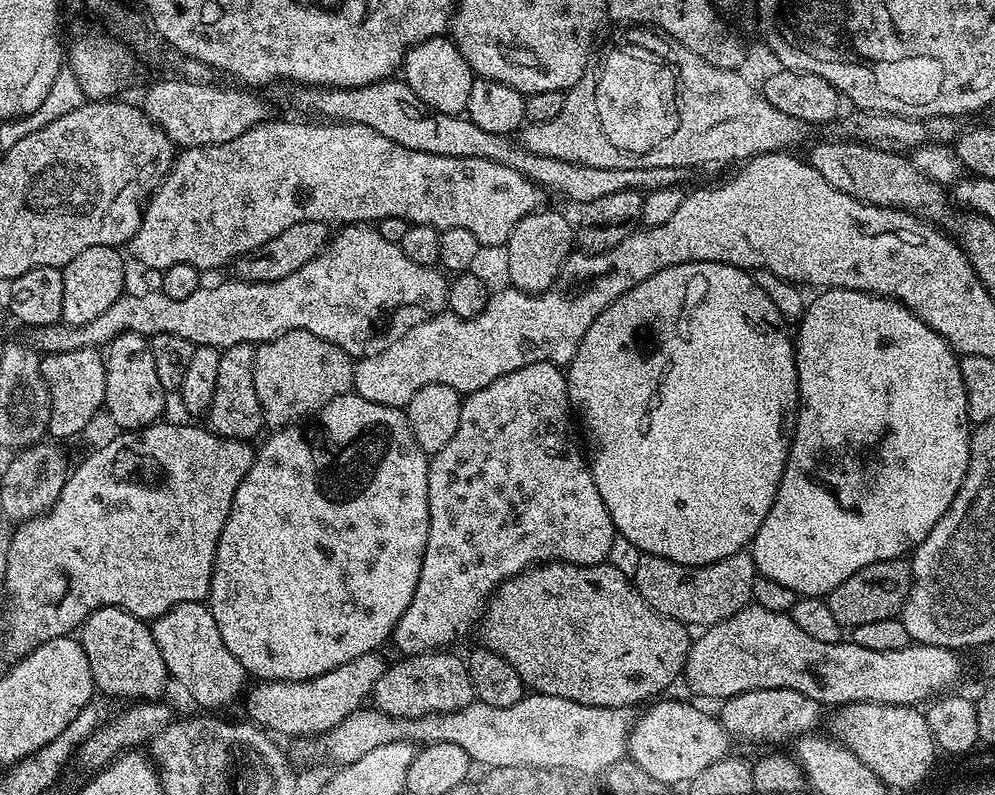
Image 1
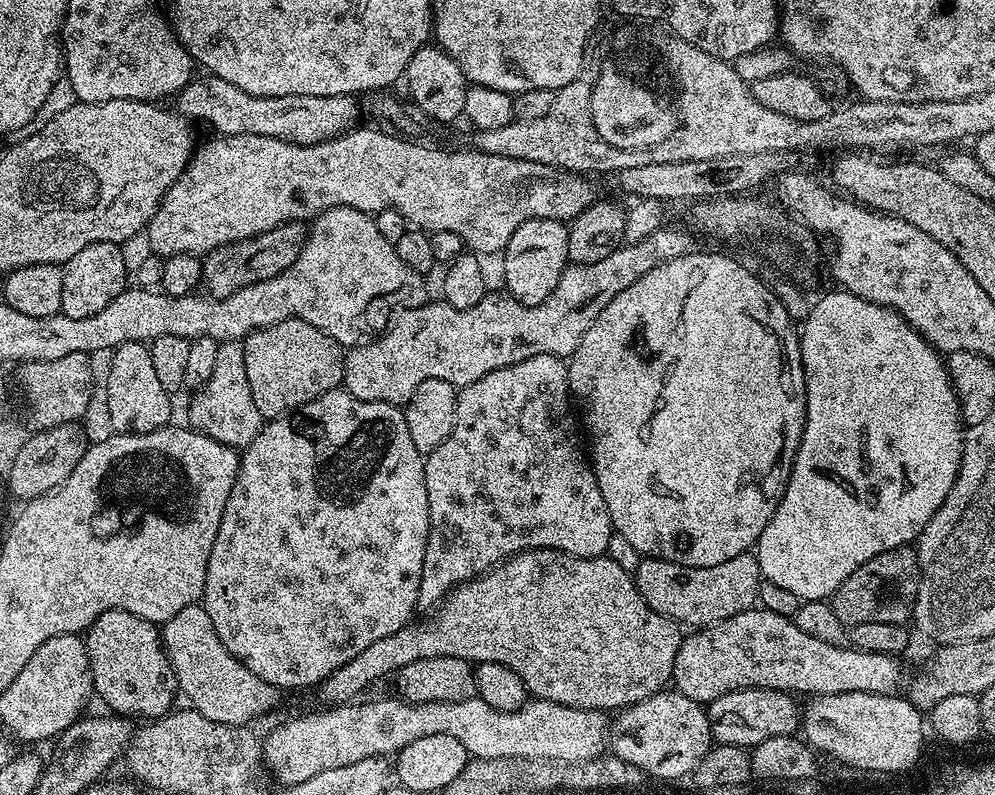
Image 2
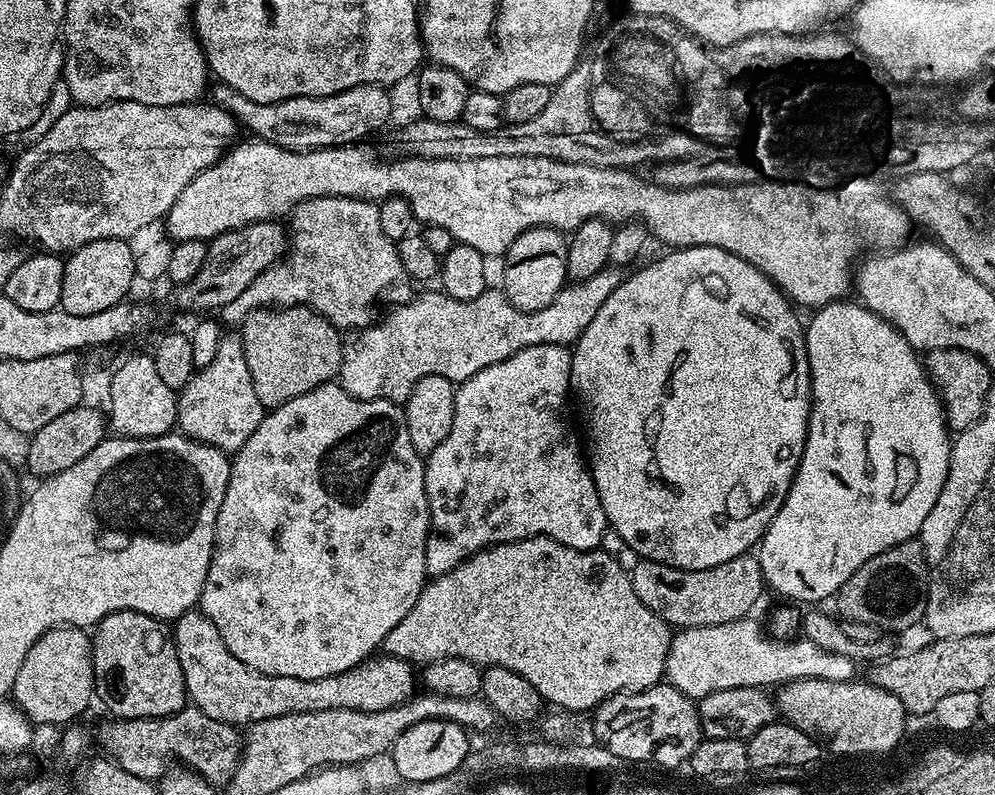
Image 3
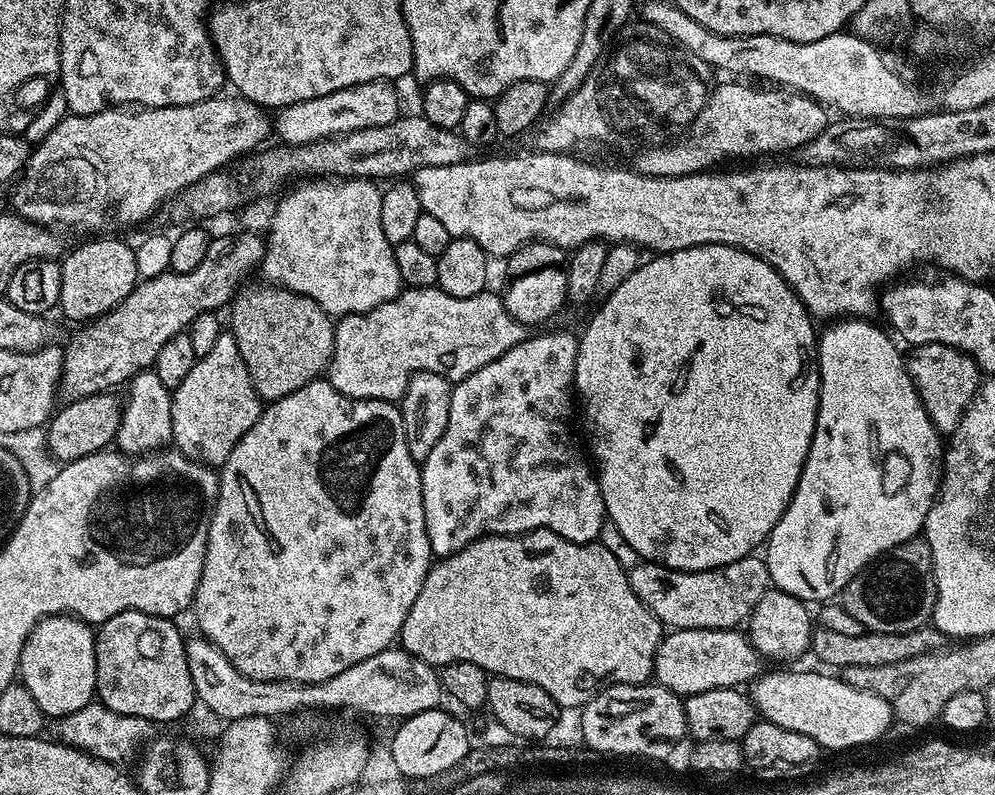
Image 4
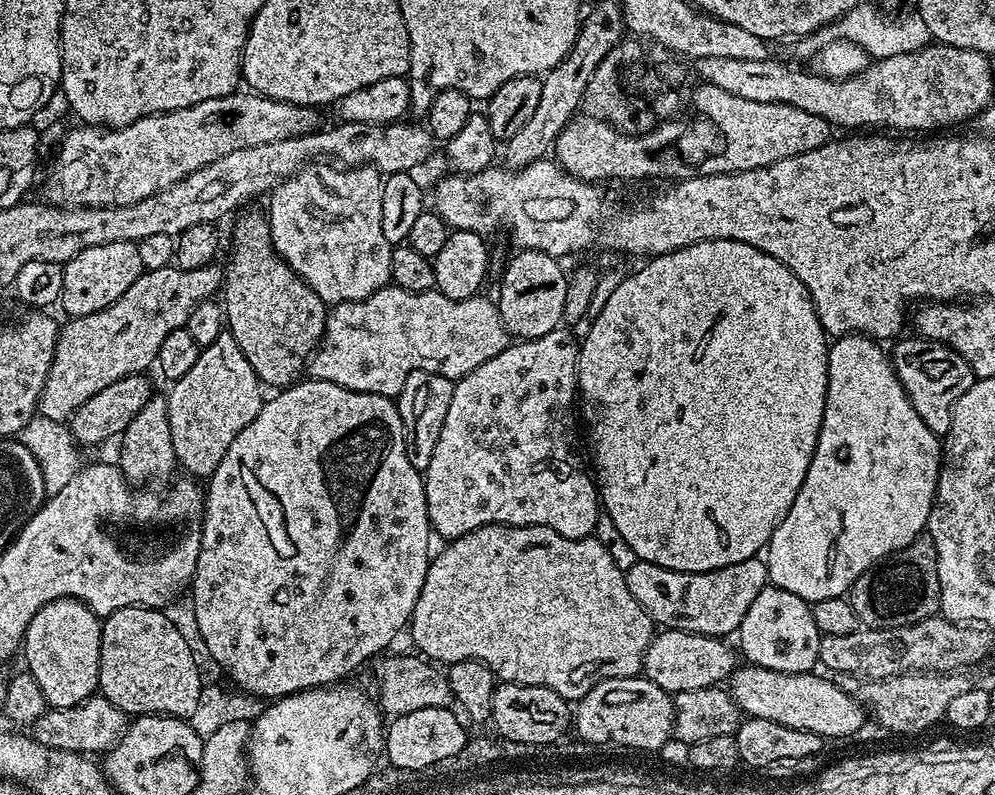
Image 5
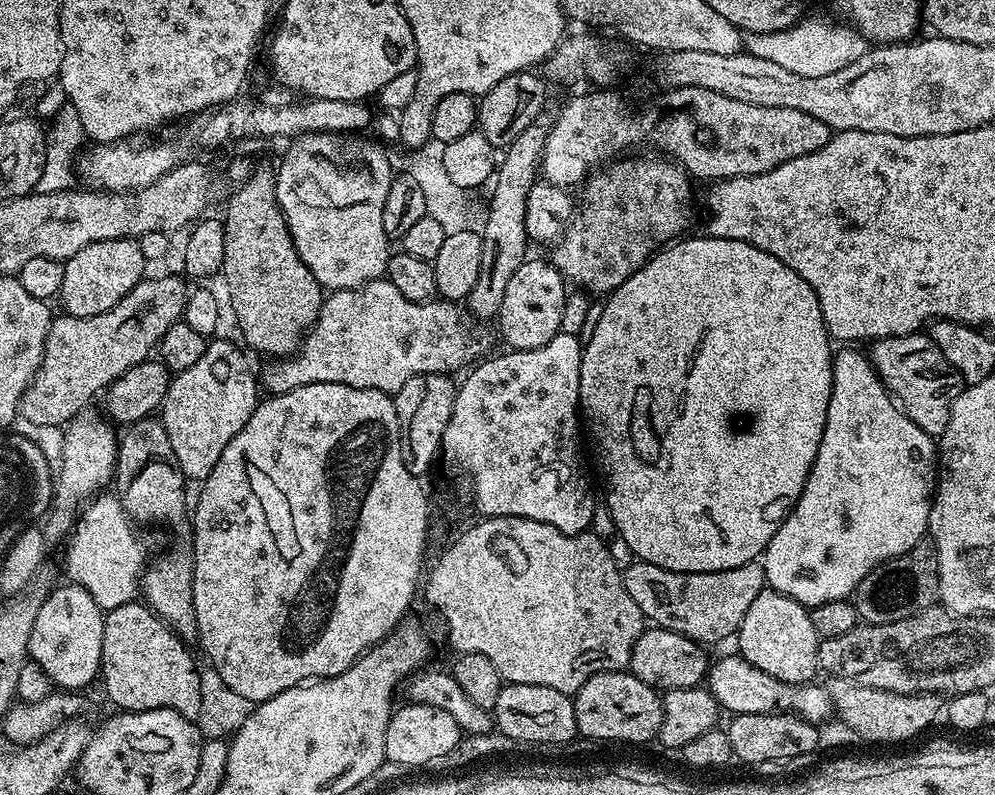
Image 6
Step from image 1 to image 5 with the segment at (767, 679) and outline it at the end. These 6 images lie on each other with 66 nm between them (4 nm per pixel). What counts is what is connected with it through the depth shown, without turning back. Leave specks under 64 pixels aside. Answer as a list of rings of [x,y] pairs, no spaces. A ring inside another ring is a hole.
[[[677,628],[660,630],[653,635],[644,655],[643,675],[654,686],[670,694],[687,692],[723,685],[738,667],[737,653],[721,637],[703,636],[693,632],[683,632]]]

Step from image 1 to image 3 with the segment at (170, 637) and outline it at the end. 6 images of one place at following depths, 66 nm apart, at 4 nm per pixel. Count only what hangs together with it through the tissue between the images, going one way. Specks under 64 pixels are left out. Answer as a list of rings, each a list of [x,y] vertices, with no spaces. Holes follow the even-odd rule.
[[[199,610],[187,612],[175,621],[170,635],[176,646],[178,666],[182,666],[188,700],[210,718],[233,726],[251,726],[266,718],[310,714],[331,708],[353,708],[359,712],[390,710],[398,704],[407,704],[417,691],[416,684],[418,688],[413,665],[387,654],[381,655],[381,660],[369,659],[359,668],[330,678],[264,676],[238,662],[238,658],[228,652],[222,634],[218,634],[214,624]]]

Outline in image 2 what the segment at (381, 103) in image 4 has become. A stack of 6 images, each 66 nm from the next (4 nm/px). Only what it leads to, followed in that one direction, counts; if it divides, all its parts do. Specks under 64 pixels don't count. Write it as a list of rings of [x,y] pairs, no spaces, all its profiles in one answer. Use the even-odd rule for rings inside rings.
[[[211,74],[193,79],[174,97],[175,111],[188,117],[189,121],[201,120],[213,128],[213,133],[221,136],[237,136],[238,134],[262,134],[266,138],[278,138],[295,144],[317,144],[333,140],[344,132],[351,132],[357,127],[360,116],[360,104],[356,96],[255,96],[246,94],[234,86],[234,82],[226,82],[226,78],[218,78]]]

